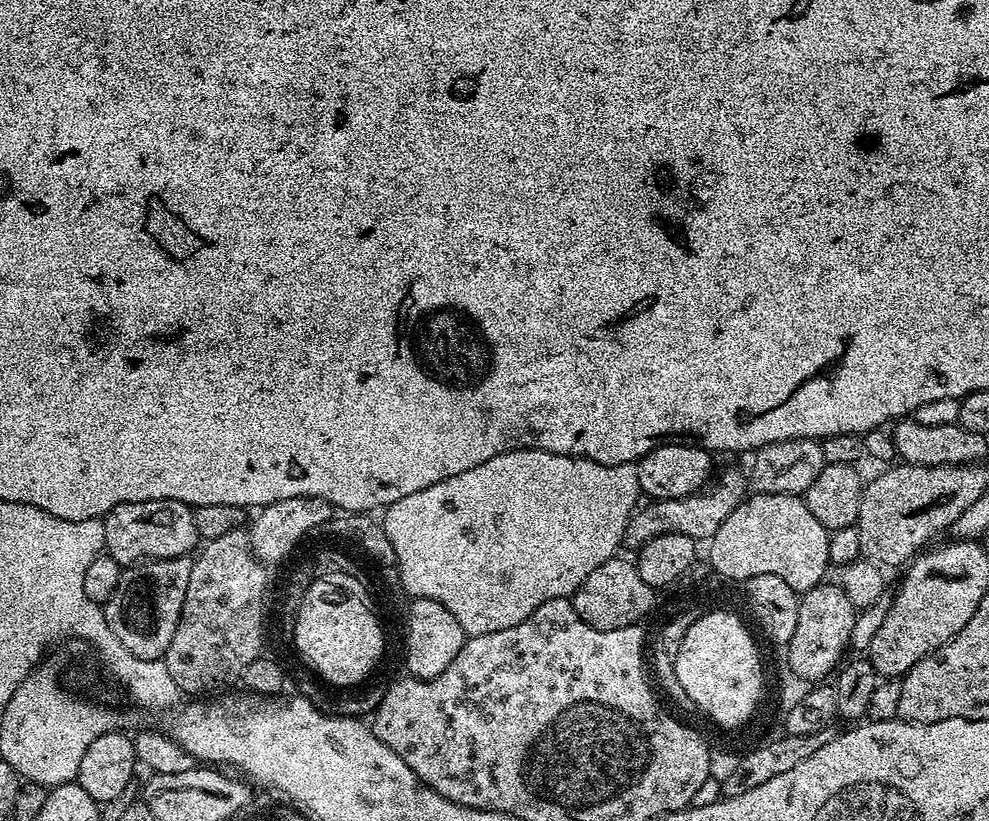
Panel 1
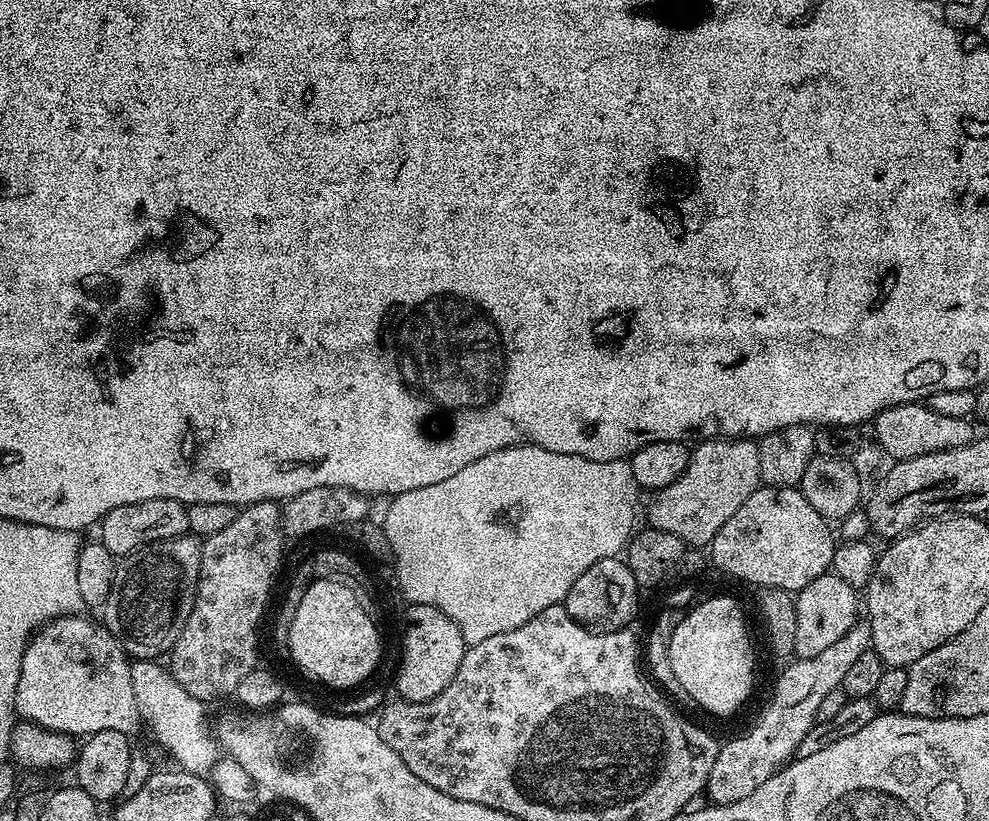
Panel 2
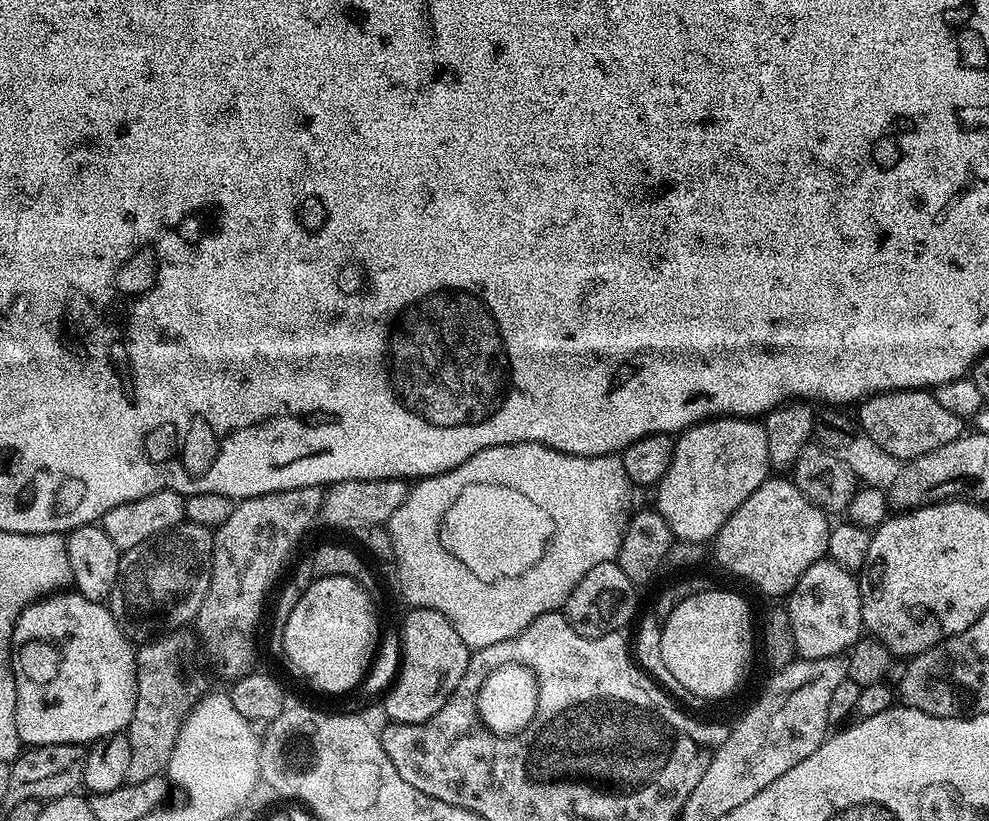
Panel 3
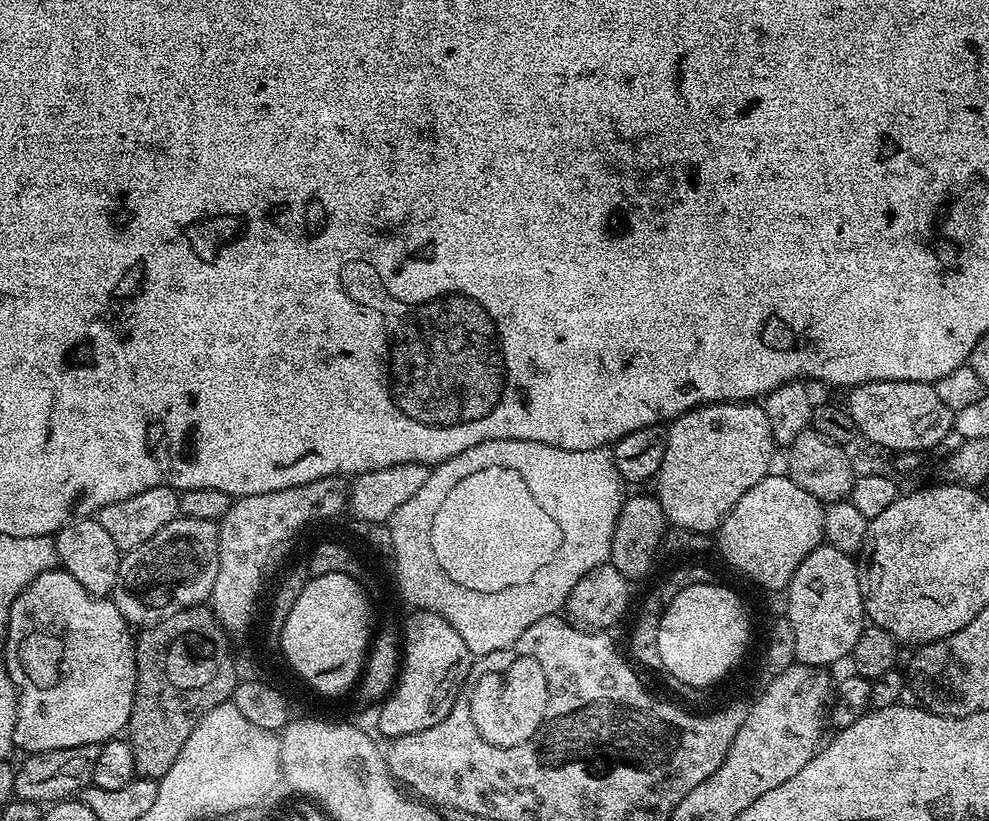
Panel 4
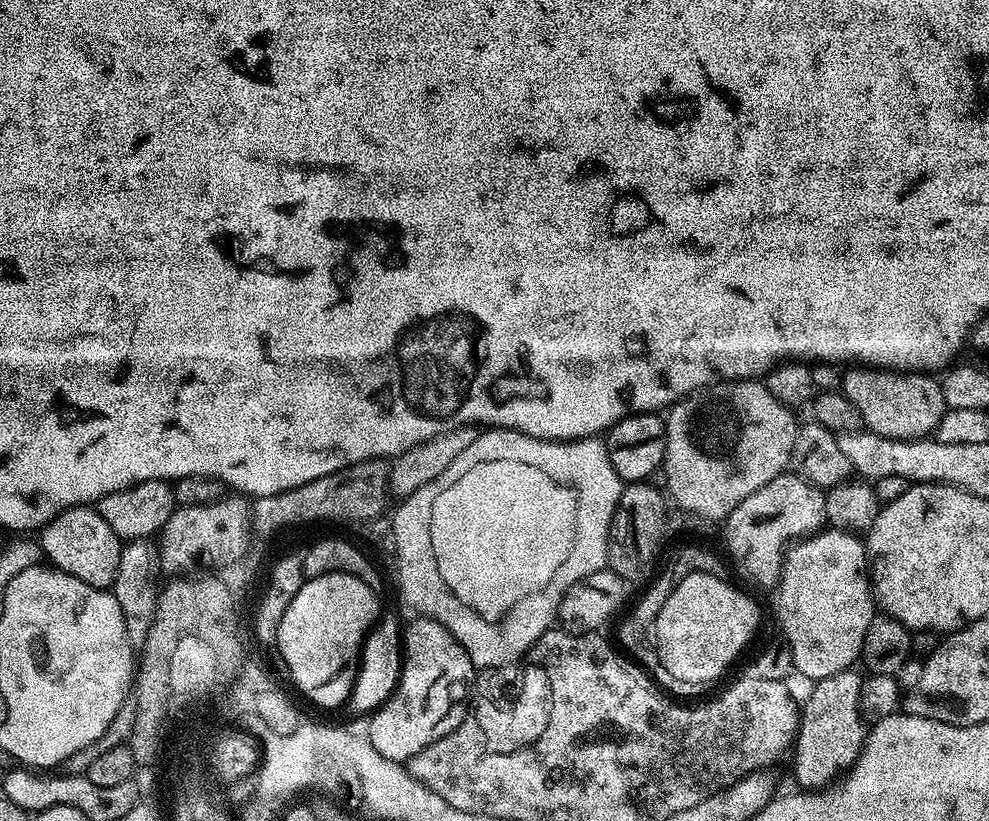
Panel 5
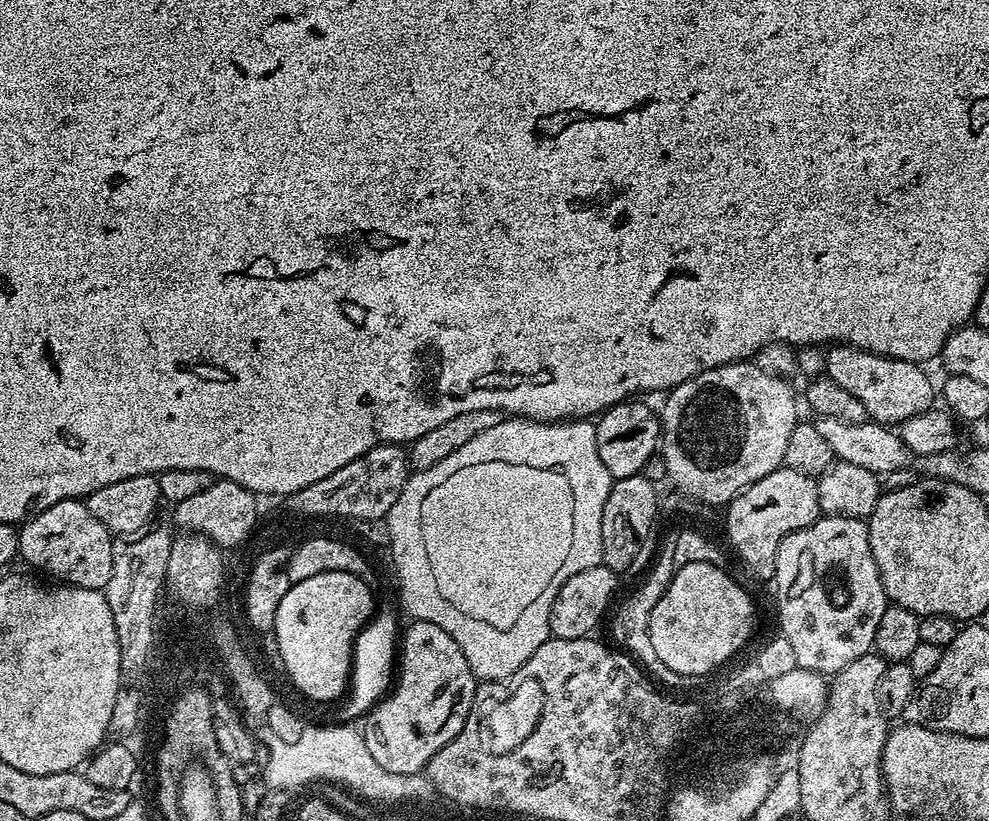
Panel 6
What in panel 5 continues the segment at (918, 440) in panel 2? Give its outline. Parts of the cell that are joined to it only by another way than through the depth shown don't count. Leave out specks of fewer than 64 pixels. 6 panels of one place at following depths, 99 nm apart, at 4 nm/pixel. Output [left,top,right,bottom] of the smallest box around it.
[843,366,946,440]

